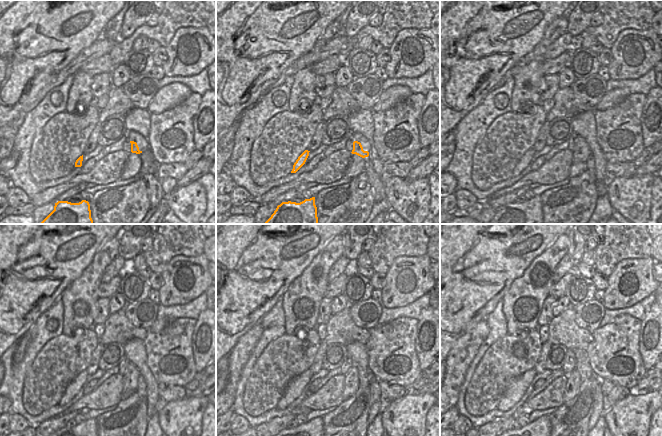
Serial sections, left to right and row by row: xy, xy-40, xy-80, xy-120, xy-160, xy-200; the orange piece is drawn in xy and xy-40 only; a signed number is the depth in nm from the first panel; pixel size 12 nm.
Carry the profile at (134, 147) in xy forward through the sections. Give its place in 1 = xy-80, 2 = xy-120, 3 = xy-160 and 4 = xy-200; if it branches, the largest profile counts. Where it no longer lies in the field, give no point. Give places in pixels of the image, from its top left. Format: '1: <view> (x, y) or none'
1: xy-80 (580, 154)
2: xy-120 (130, 379)
3: xy-160 (351, 386)
4: xy-200 (573, 383)

